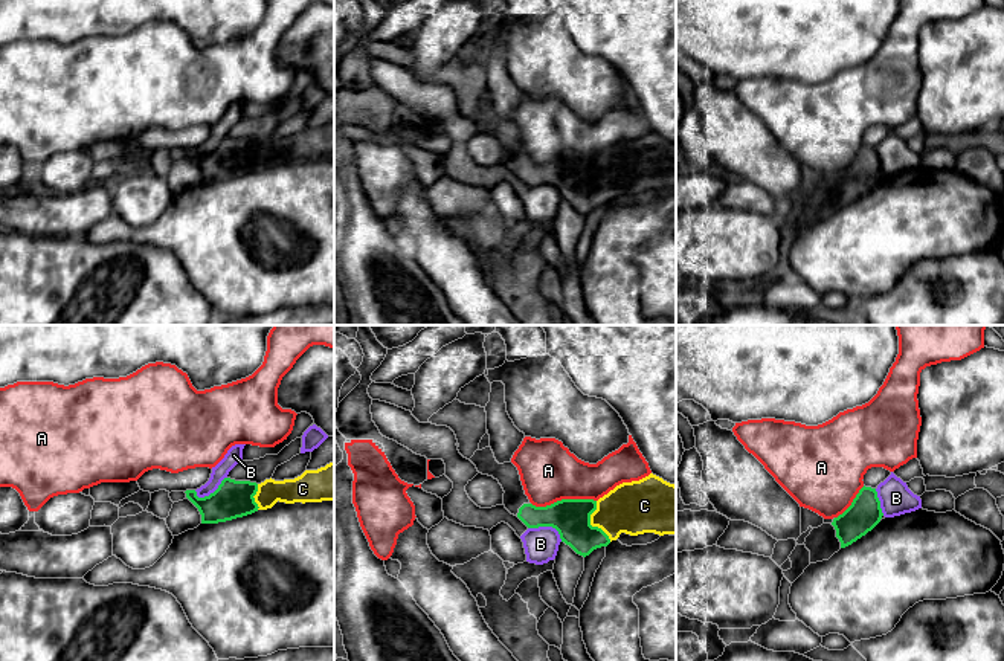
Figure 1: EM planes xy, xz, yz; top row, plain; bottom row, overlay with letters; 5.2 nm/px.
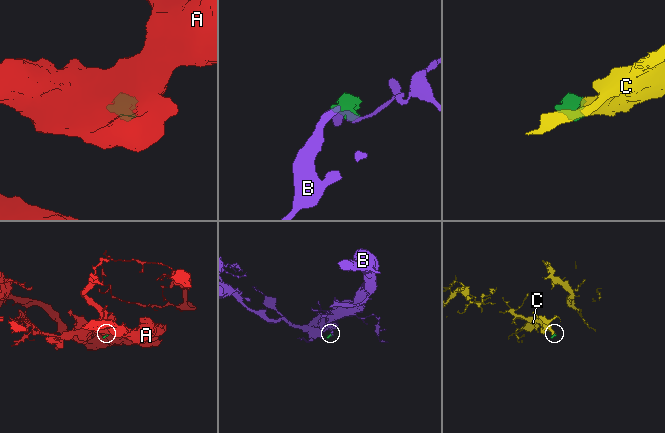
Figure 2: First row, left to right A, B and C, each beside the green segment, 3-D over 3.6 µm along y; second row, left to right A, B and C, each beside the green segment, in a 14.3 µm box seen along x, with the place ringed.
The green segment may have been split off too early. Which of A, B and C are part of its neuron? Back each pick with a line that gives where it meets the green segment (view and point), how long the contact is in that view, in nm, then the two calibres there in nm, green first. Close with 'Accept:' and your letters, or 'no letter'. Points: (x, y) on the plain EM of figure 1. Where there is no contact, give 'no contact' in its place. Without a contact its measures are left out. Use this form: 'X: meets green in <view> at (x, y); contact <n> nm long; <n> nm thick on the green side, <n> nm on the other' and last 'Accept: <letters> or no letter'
C: meets green in xz at (589, 182); contact 240 nm long; 200 nm thick on the green side, 280 nm on the other
Accept: C

